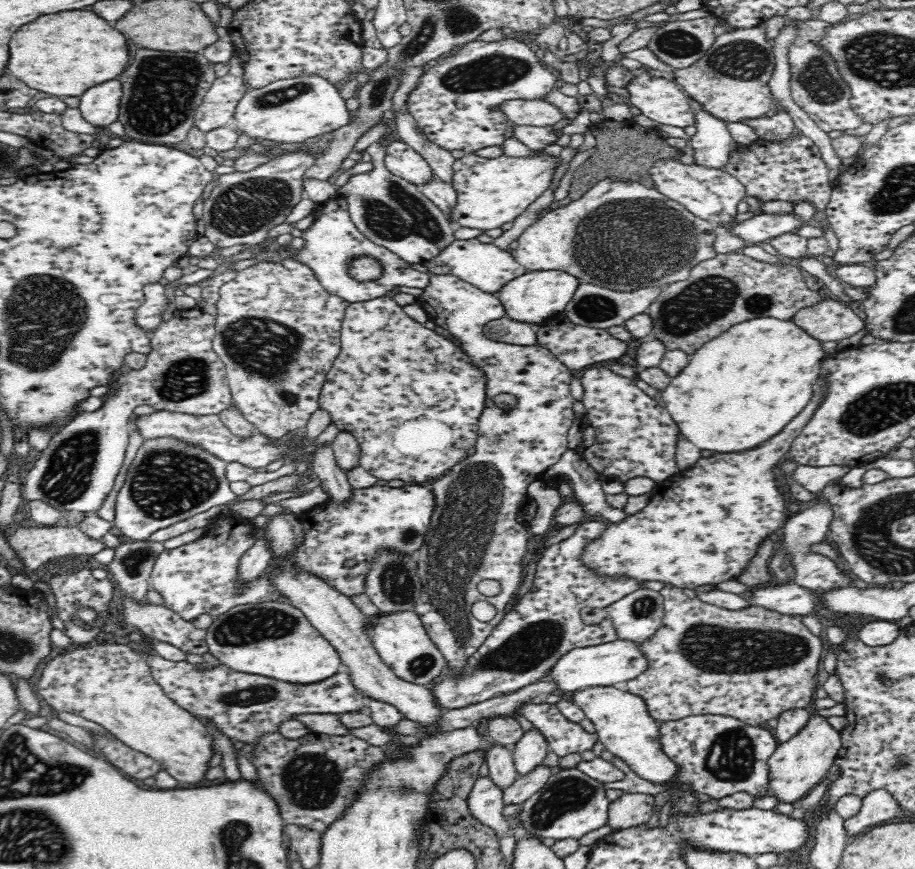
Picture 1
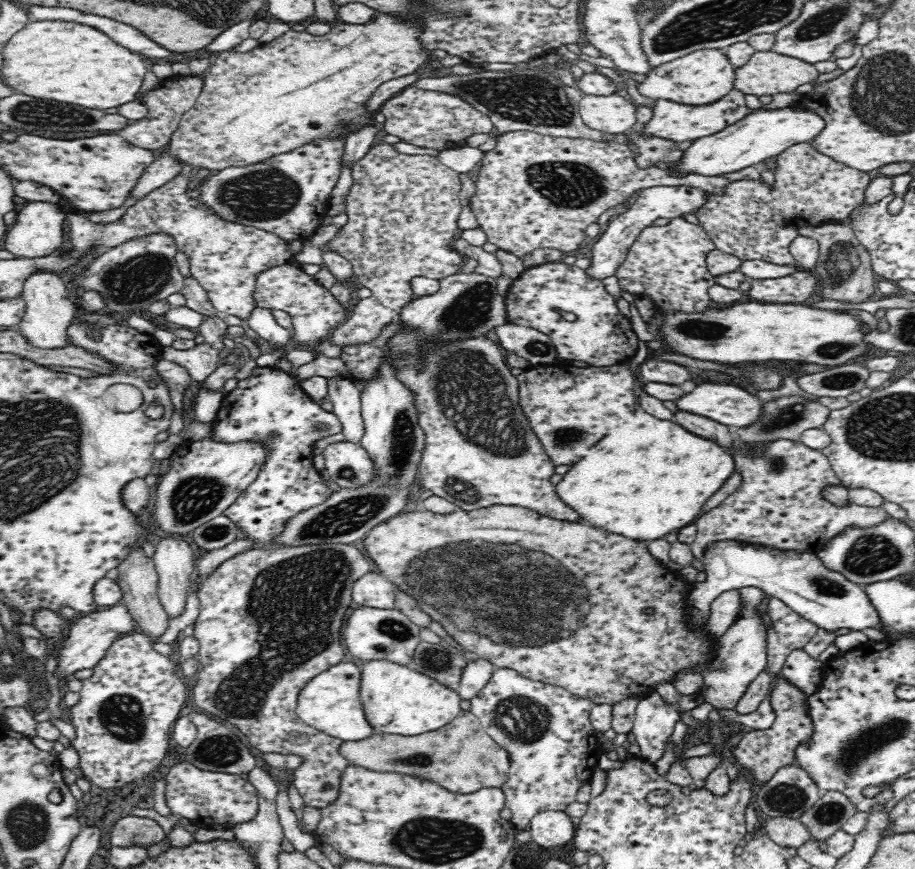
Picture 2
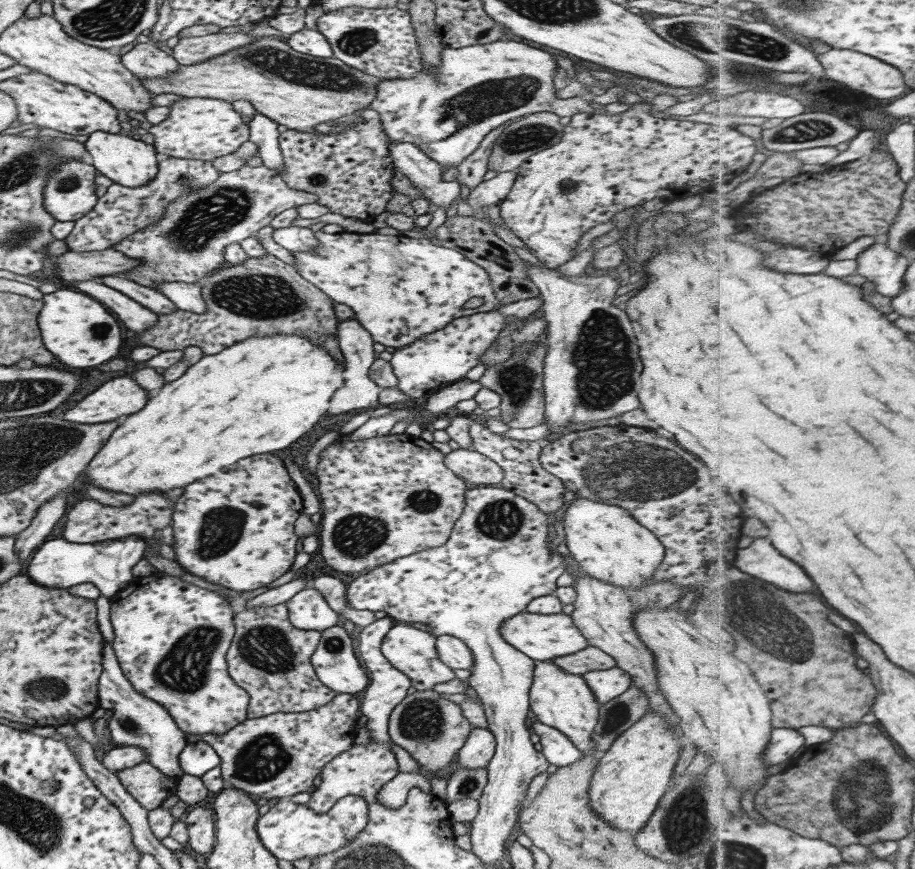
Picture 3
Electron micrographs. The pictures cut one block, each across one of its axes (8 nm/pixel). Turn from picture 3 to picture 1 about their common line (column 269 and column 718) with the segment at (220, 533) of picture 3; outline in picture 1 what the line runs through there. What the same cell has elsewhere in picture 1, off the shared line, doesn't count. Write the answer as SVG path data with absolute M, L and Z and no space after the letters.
M820 376L814 396L808 406L774 438L762 442L754 450L740 454L716 454L712 458L701 458L688 471L682 471L664 481L658 481L651 491L650 502L640 512L626 516L624 522L608 523L600 538L590 542L582 554L588 567L604 575L628 575L645 584L649 580L662 580L668 585L683 588L718 587L724 581L732 580L742 572L754 558L762 540L786 522L787 505L780 495L780 488L774 482L774 466L779 465L794 438L802 434L802 428L812 420L820 402L828 394L828 376Z

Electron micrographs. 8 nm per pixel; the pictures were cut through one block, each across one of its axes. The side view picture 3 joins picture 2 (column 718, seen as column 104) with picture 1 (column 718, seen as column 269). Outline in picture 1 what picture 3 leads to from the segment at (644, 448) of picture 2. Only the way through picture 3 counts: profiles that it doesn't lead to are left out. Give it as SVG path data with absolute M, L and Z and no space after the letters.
M762 317L735 324L690 356L689 364L661 392L665 408L700 450L742 452L756 448L808 406L822 362L831 356L822 344L792 319Z

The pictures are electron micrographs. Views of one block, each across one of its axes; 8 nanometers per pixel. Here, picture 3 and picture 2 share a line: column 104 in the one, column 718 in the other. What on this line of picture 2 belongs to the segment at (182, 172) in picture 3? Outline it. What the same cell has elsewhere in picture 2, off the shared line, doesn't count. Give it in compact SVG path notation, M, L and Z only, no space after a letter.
M810 141L789 146L784 152L773 158L774 182L768 184L762 180L744 178L728 181L722 185L721 193L705 192L706 202L694 212L699 225L710 235L716 249L737 256L742 261L757 260L790 265L798 268L796 259L789 246L804 227L813 227L832 222L842 222L848 219L852 208L865 200L866 189L872 180L872 175L846 166L834 159L818 153Z

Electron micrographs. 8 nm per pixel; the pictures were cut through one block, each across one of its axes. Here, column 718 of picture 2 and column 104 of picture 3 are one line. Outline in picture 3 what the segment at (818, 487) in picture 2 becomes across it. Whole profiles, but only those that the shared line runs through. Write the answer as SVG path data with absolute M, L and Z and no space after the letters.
M147 492L133 497L133 502L125 506L103 506L93 499L82 499L63 516L65 523L60 537L67 542L77 544L93 544L101 541L112 541L126 536L141 537L146 540L146 546L153 546L153 534L172 523L172 508L169 499L163 492Z

